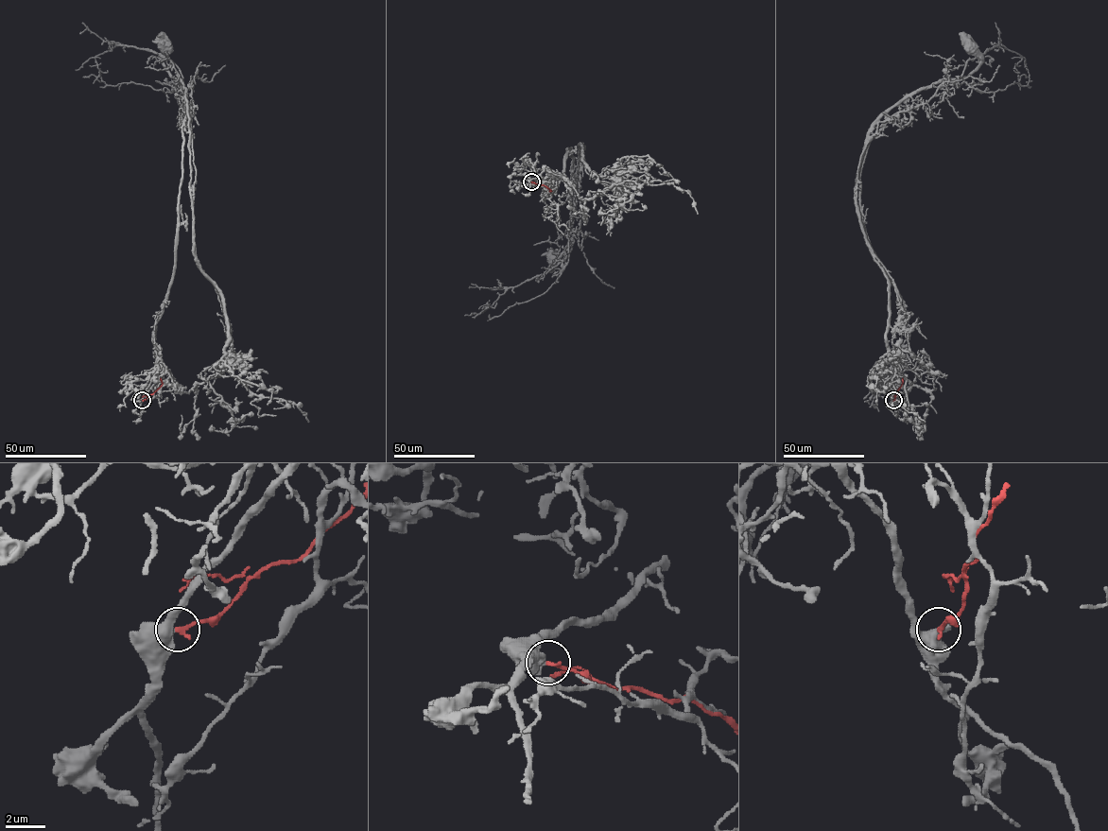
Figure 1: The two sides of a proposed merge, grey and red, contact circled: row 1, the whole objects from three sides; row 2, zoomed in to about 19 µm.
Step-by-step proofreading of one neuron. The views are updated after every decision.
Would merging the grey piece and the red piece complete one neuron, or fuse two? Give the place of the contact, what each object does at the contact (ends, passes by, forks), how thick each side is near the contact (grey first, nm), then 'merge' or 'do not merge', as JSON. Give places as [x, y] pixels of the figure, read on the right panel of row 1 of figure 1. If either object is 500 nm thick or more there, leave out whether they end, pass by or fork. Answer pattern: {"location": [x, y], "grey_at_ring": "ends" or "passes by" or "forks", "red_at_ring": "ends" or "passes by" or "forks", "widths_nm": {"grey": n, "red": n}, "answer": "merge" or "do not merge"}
{"location": [893, 400], "widths_nm": {"grey": 550, "red": 200}, "answer": "do not merge"}

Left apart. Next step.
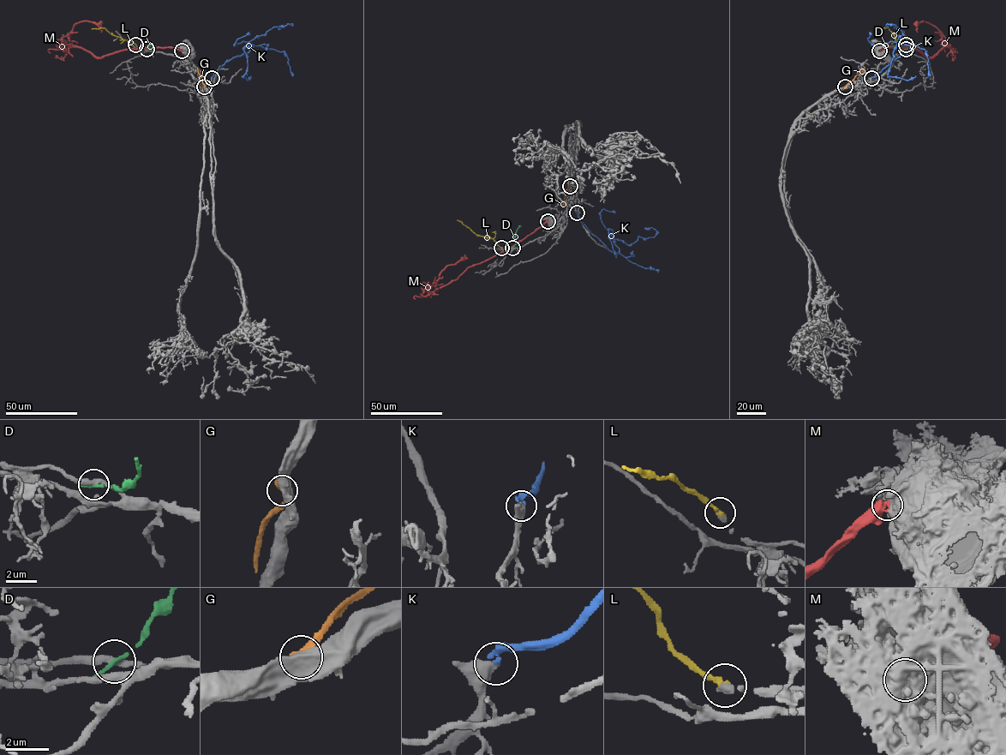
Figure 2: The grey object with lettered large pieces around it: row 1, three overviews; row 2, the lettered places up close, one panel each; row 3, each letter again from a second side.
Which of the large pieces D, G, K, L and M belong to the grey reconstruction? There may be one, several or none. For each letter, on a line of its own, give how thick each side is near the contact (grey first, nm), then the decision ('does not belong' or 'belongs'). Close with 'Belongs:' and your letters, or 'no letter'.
D: 300 nm thick on the grey side, 240 nm on the other; does not belong
G: 600 nm thick on the grey side, 420 nm on the other; does not belong
K: 550 nm thick on the grey side, 280 nm on the other; does not belong
L: 360 nm thick on the grey side, 280 nm on the other; belongs
M: 850 nm thick on the grey side, 550 nm on the other; does not belong
Belongs: L

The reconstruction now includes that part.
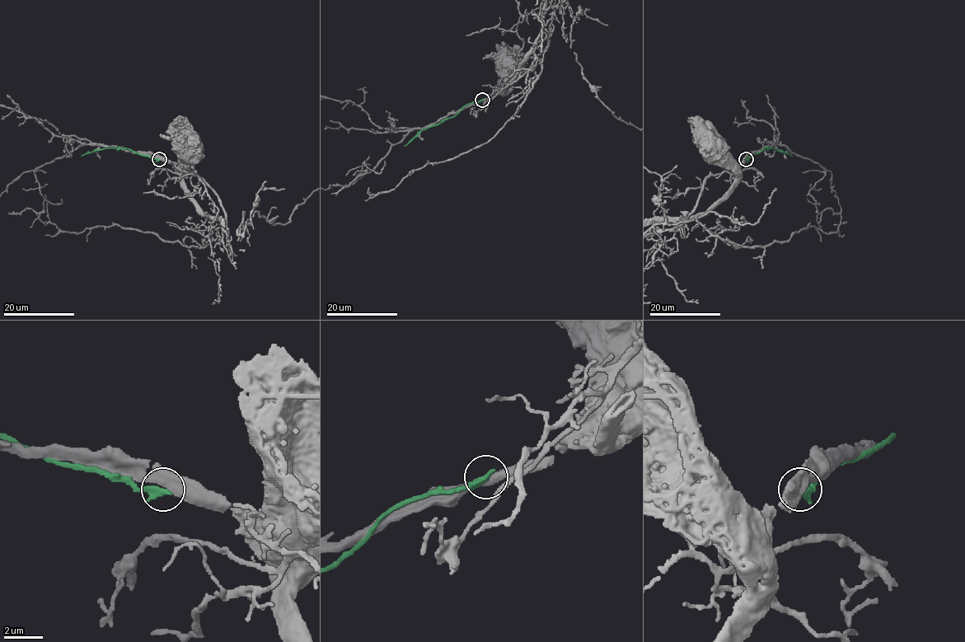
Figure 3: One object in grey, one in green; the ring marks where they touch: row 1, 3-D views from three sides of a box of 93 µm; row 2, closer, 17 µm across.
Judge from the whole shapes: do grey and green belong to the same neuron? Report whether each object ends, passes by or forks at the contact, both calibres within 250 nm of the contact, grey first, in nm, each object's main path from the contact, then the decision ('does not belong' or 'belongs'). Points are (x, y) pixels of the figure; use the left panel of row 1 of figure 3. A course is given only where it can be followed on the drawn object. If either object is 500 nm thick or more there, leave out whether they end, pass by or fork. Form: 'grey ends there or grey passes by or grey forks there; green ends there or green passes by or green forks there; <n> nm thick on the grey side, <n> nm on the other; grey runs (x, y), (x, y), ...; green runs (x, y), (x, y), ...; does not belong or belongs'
grey forks there; green ends there; 440 nm thick on the grey side, 420 nm on the other; grey runs (159, 158), (176, 164), (178, 152), (184, 148); green runs (159, 159), (121, 147), (99, 149), (81, 156); does not belong

